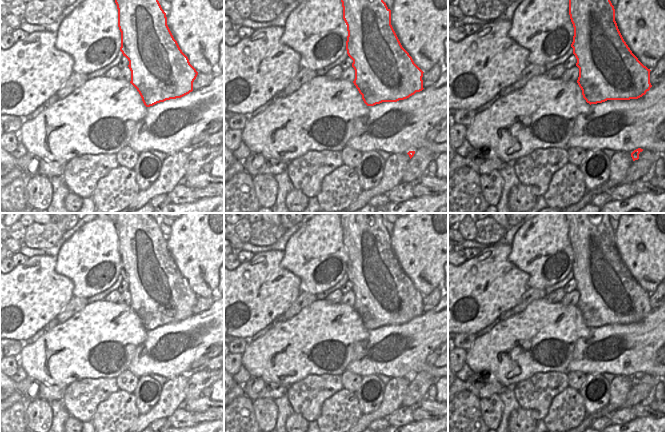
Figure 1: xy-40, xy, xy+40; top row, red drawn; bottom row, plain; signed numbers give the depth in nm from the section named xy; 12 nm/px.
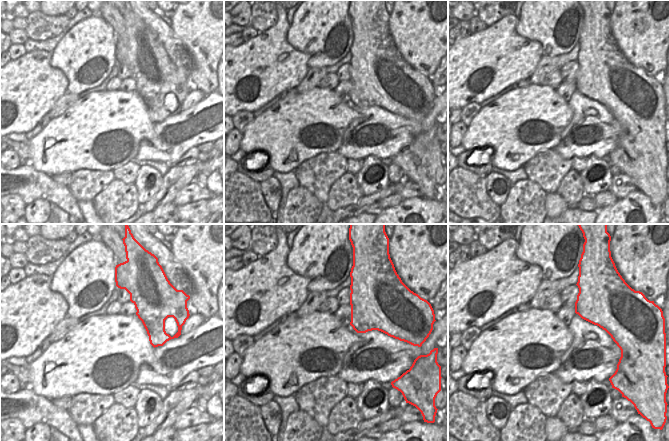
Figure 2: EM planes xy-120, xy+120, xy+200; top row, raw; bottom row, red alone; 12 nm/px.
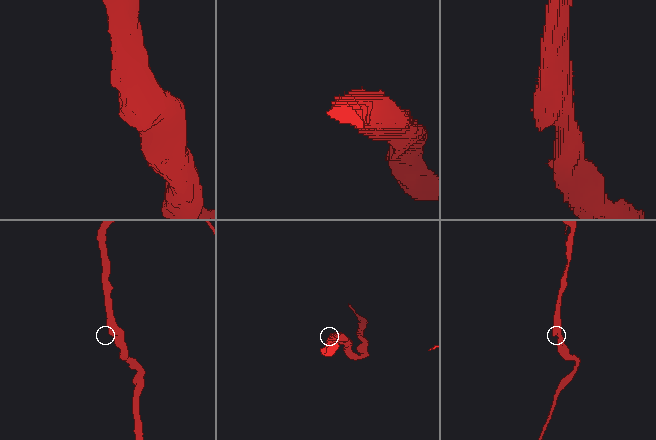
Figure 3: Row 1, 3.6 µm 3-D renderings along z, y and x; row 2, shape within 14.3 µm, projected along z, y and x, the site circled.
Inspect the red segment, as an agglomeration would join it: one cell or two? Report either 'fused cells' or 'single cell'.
single cell

